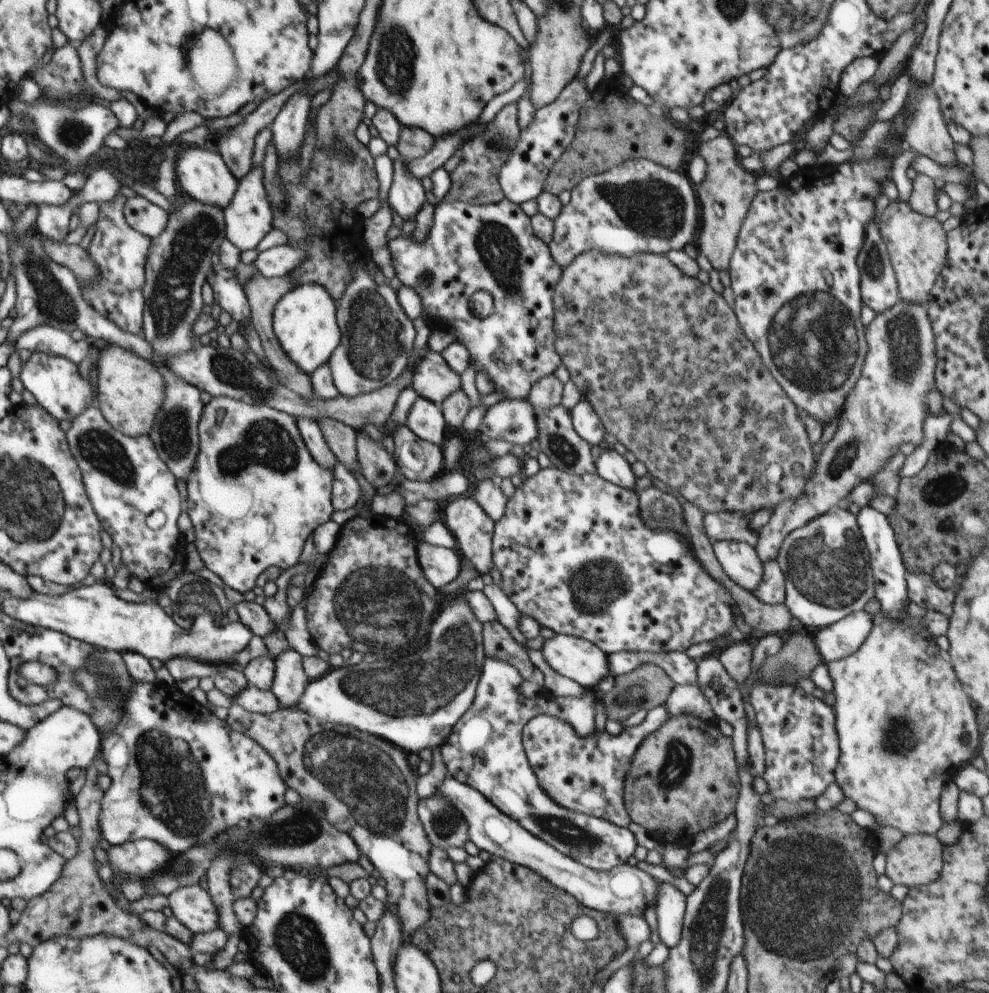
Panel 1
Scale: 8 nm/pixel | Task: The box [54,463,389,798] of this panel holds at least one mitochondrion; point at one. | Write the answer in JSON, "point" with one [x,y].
{"point":[107,686]}

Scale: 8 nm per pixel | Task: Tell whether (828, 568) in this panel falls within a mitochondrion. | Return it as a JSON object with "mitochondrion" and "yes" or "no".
{"mitochondrion":"yes"}

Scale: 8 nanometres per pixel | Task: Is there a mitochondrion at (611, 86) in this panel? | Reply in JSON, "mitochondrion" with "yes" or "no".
{"mitochondrion":"no"}

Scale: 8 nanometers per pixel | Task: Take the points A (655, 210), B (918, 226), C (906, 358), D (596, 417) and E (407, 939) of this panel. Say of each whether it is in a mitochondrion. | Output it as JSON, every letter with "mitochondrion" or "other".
{"A":"mitochondrion","B":"other","C":"mitochondrion","D":"other","E":"other"}

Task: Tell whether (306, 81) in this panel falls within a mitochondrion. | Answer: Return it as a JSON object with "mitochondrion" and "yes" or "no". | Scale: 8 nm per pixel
{"mitochondrion":"no"}

